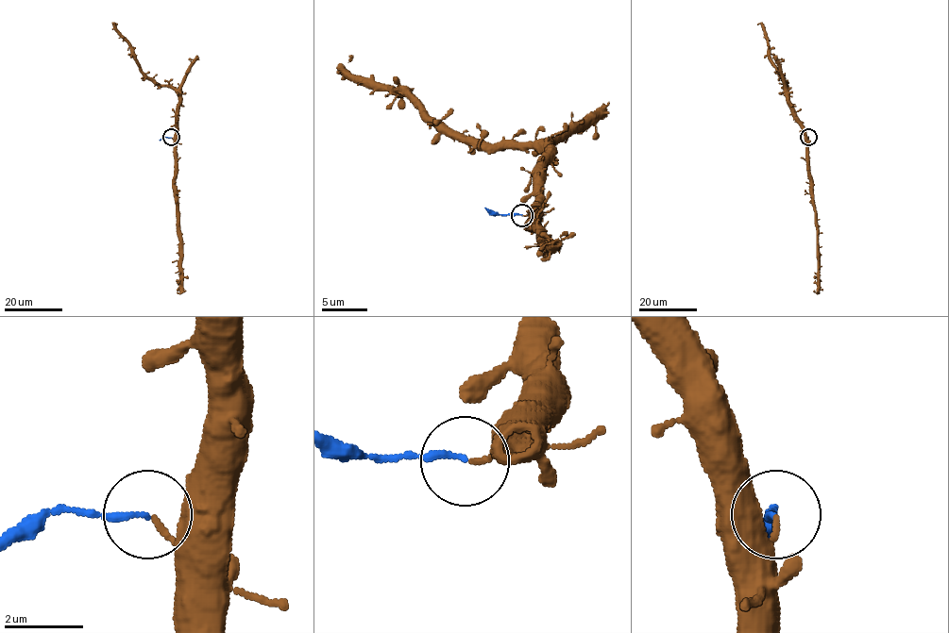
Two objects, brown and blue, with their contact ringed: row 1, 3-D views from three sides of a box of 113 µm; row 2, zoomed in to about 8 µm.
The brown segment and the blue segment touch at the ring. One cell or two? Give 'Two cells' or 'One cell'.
Two cells

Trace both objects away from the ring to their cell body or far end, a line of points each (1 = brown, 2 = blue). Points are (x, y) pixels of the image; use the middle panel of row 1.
1: (523, 215), (537, 206), (544, 154), (534, 147), (458, 141), (408, 95), (359, 82), (345, 68), (352, 55)
2: (521, 215), (499, 215), (485, 208)

